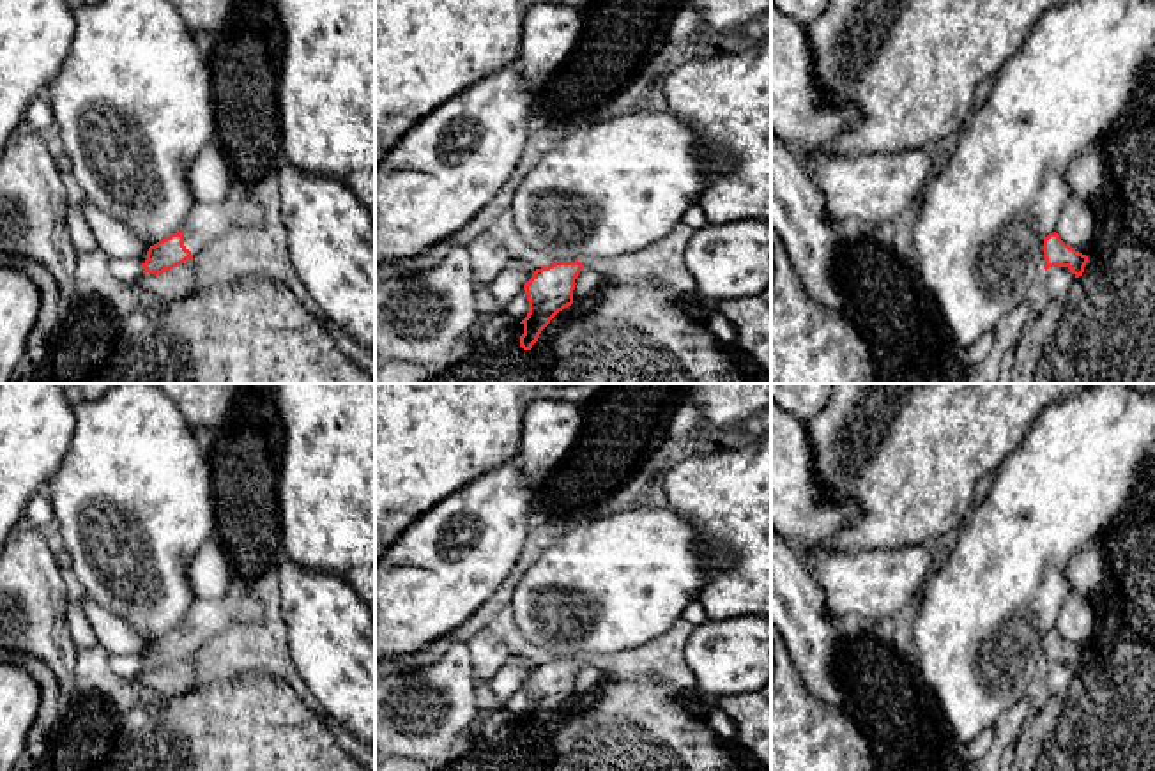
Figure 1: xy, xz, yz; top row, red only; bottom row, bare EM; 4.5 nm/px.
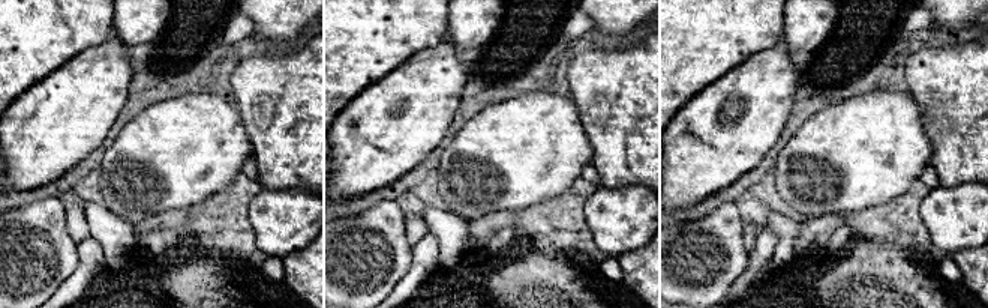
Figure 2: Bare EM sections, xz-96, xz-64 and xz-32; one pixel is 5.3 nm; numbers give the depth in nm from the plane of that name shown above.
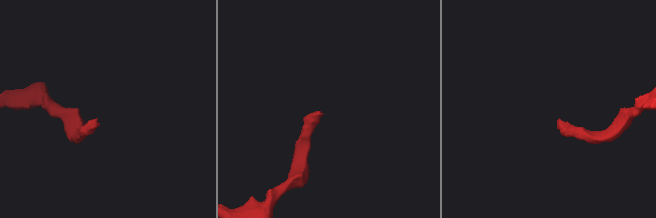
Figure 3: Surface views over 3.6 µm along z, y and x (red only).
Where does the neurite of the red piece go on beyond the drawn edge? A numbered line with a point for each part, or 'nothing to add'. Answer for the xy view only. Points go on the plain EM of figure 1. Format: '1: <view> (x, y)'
1: xy (207, 618)

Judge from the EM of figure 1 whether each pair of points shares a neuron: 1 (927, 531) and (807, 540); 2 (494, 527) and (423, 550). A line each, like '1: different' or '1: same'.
1: different
2: same

